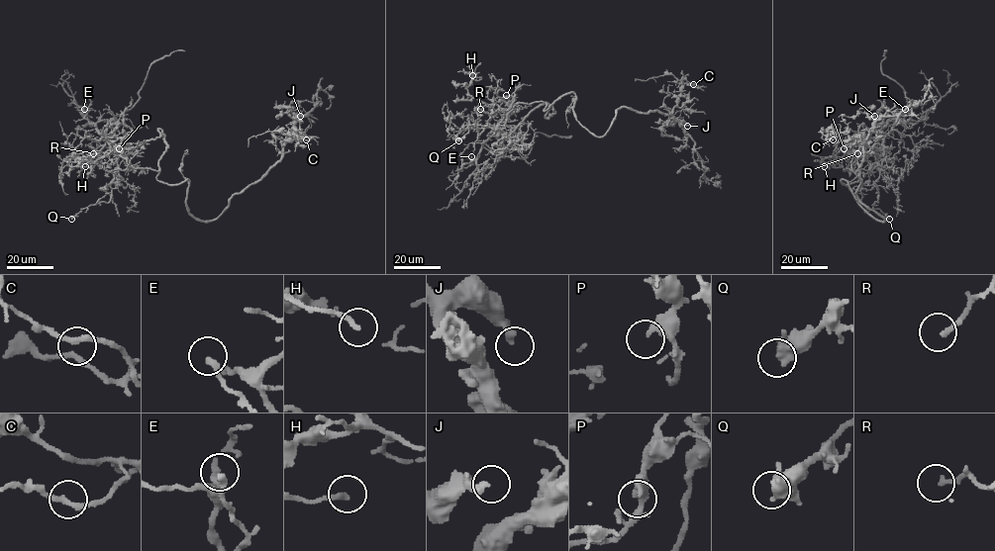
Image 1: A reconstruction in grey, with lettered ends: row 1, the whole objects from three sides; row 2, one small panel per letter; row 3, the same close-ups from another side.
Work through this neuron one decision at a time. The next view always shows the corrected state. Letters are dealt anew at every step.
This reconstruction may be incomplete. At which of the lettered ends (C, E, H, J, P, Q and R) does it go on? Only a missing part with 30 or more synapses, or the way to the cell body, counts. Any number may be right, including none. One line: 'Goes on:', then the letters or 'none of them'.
Goes on: none of them

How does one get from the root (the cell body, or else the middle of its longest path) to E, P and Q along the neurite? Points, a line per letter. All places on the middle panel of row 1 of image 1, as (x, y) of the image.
E: (574, 104), (572, 92), (558, 96), (545, 110), (543, 102), (517, 103), (472, 162), (471, 156)
P: (574, 104), (575, 95), (568, 92), (545, 110), (543, 102), (518, 102), (506, 115), (512, 99), (506, 95)
Q: (574, 104), (572, 92), (545, 110), (543, 102), (518, 102), (506, 116), (508, 137), (469, 125), (458, 140)

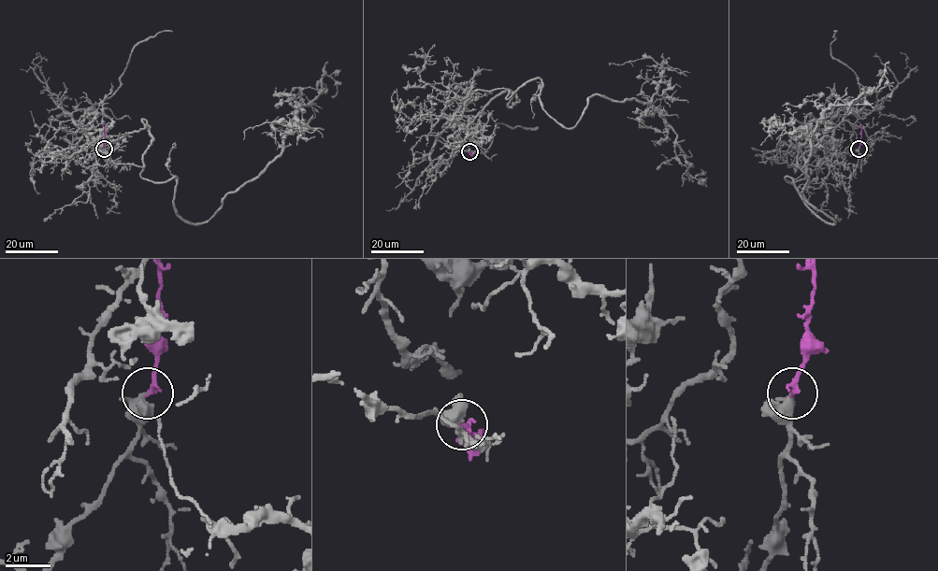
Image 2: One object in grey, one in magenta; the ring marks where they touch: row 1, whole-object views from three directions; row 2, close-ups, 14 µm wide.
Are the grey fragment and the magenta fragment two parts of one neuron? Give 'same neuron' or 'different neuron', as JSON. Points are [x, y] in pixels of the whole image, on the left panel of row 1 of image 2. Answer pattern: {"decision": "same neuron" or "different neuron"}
{"decision": "same neuron"}

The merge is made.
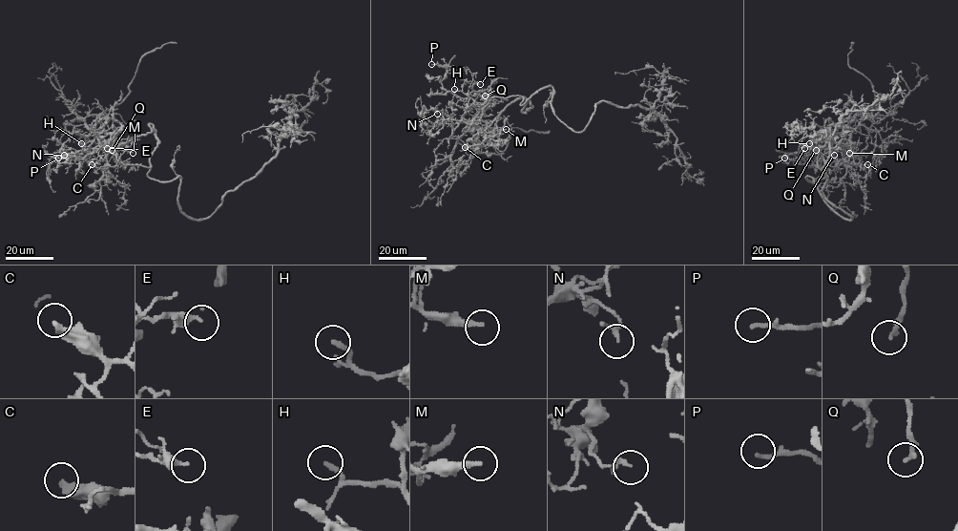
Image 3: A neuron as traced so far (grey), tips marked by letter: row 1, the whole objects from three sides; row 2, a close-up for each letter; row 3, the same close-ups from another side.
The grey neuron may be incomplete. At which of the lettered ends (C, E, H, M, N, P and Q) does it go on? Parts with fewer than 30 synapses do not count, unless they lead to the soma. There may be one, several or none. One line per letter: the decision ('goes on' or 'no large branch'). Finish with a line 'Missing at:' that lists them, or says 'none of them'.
C: goes on
E: no large branch
H: goes on
M: goes on
N: no large branch
P: no large branch
Q: no large branch
Missing at: C, H, M

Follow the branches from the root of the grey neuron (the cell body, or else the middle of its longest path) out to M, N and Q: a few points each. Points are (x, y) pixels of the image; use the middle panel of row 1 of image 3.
M: (551, 98), (551, 86), (536, 90), (522, 105), (519, 95), (492, 96), (478, 126), (485, 132), (506, 129)
N: (551, 98), (547, 86), (522, 105), (519, 95), (493, 96), (470, 121), (437, 114)
Q: (551, 98), (552, 89), (547, 86), (522, 105), (519, 95), (493, 96), (481, 110), (487, 102), (485, 95)

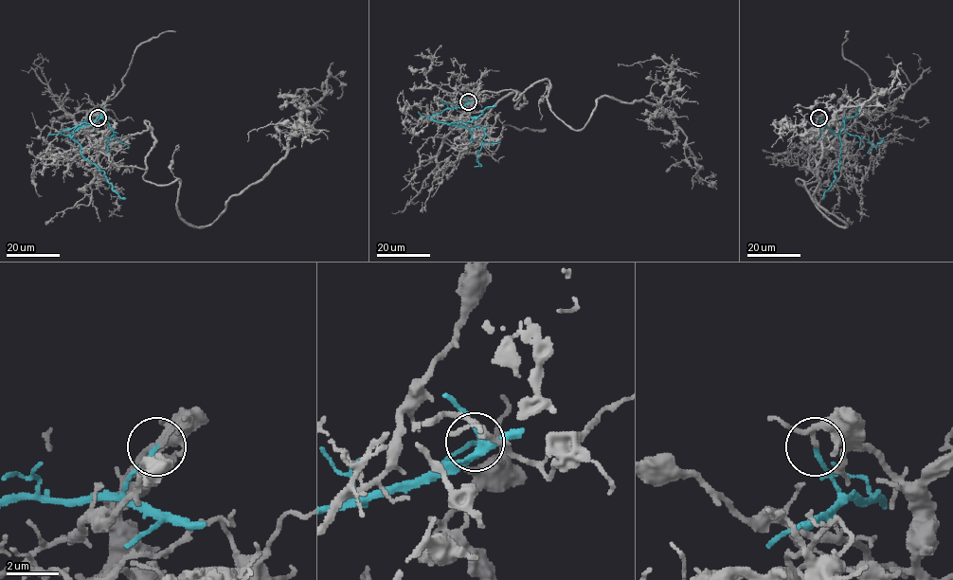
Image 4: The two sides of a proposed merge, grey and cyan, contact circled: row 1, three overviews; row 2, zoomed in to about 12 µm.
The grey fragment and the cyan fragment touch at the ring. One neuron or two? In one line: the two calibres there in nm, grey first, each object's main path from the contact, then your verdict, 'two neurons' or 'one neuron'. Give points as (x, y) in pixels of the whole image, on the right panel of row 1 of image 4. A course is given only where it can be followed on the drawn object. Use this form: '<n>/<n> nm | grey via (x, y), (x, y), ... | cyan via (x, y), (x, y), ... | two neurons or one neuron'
100/140 nm | grey via (818, 117), (834, 142), (797, 180), (844, 226), (813, 196), (822, 135), (895, 77), (901, 99) | cyan via (818, 117), (837, 135), (845, 118), (844, 130), (867, 139), (873, 146), (880, 144), (884, 137) | two neurons

